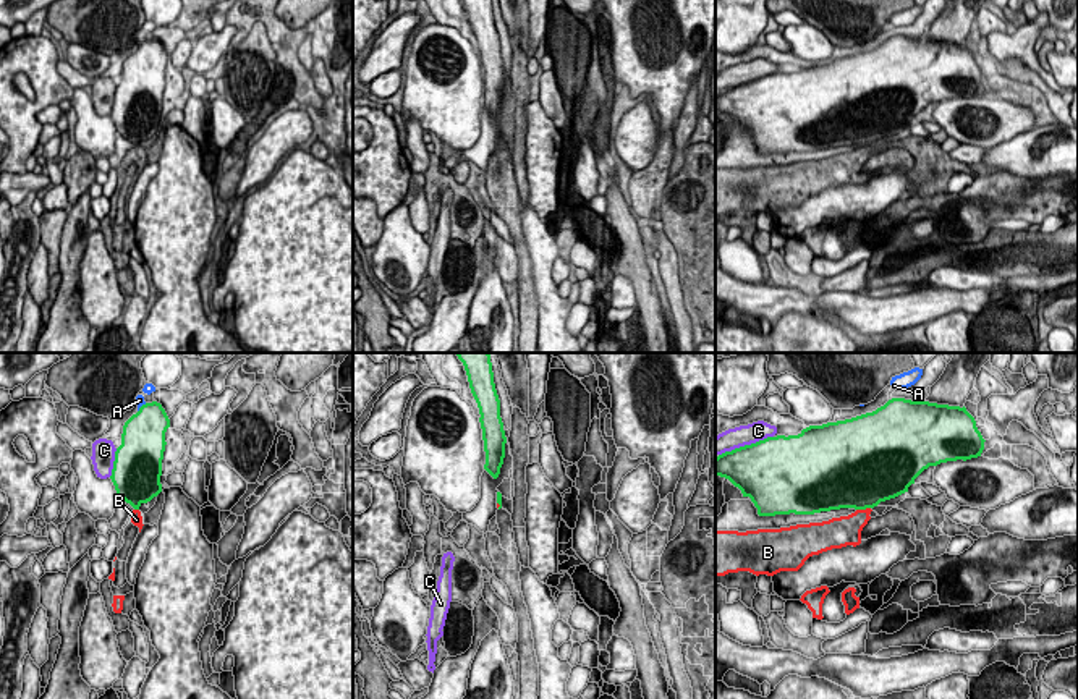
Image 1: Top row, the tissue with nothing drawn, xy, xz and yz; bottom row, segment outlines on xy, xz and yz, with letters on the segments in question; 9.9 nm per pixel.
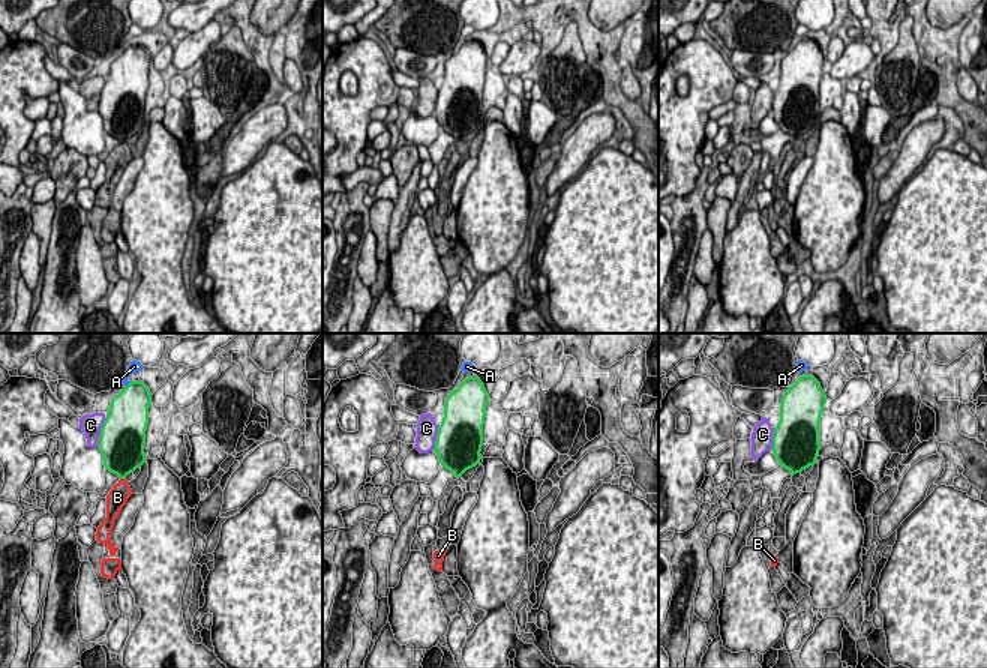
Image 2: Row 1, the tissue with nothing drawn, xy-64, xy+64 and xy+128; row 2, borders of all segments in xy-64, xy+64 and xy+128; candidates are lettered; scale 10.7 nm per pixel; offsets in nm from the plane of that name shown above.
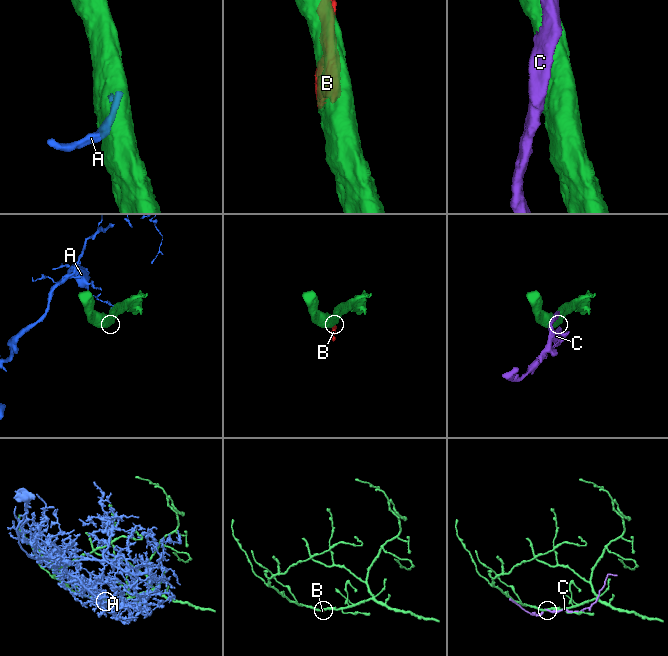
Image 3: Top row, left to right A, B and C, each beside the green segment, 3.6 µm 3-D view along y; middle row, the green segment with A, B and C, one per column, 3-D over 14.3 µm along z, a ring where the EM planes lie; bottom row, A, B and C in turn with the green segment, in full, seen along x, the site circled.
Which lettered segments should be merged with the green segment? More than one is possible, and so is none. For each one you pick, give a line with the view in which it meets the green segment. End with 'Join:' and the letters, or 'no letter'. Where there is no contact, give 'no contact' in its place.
Join: no letter

